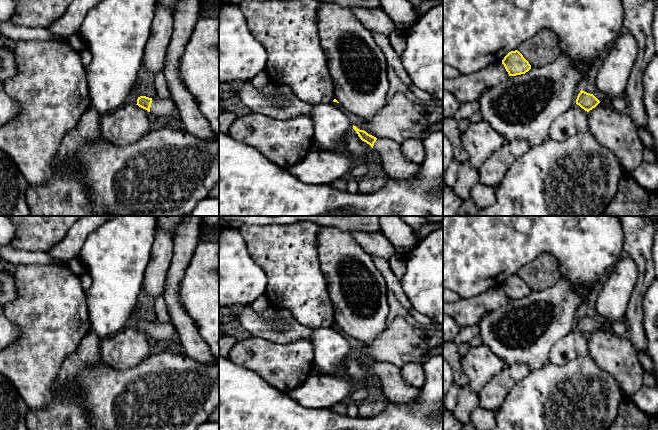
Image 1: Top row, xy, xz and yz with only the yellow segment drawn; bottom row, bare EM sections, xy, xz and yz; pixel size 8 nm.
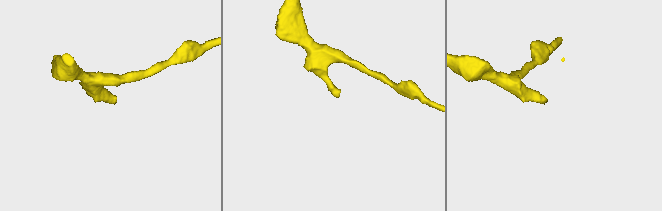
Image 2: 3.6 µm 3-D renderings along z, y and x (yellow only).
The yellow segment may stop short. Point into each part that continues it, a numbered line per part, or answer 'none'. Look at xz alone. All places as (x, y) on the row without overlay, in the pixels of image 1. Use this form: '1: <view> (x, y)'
1: xz (395, 389)

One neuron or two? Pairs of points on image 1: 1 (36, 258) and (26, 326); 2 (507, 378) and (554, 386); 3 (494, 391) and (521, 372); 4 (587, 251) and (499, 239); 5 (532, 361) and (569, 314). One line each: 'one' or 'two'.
1: two
2: two
3: one
4: one
5: one

